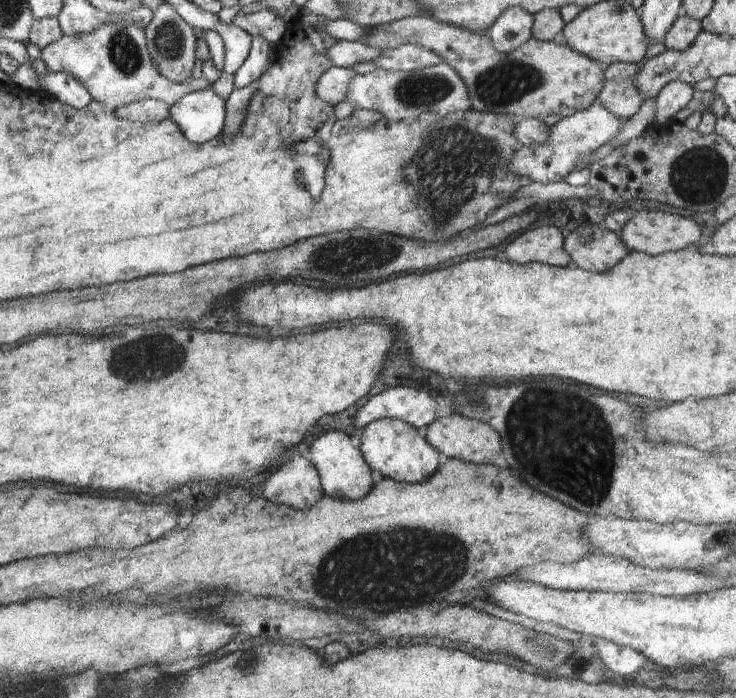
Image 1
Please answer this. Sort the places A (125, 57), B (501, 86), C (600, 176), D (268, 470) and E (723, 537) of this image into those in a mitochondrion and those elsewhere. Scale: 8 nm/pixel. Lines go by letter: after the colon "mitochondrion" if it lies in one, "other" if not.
A: mitochondrion
B: mitochondrion
C: other
D: other
E: mitochondrion

